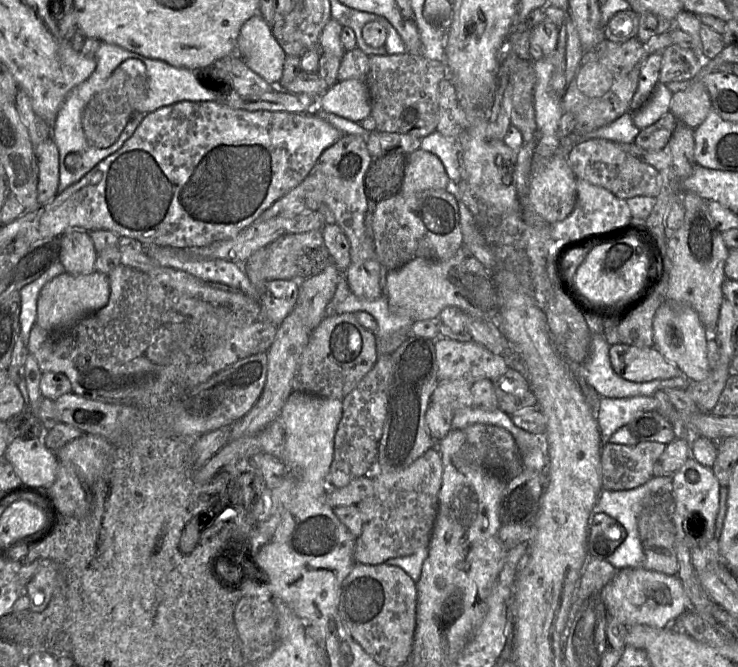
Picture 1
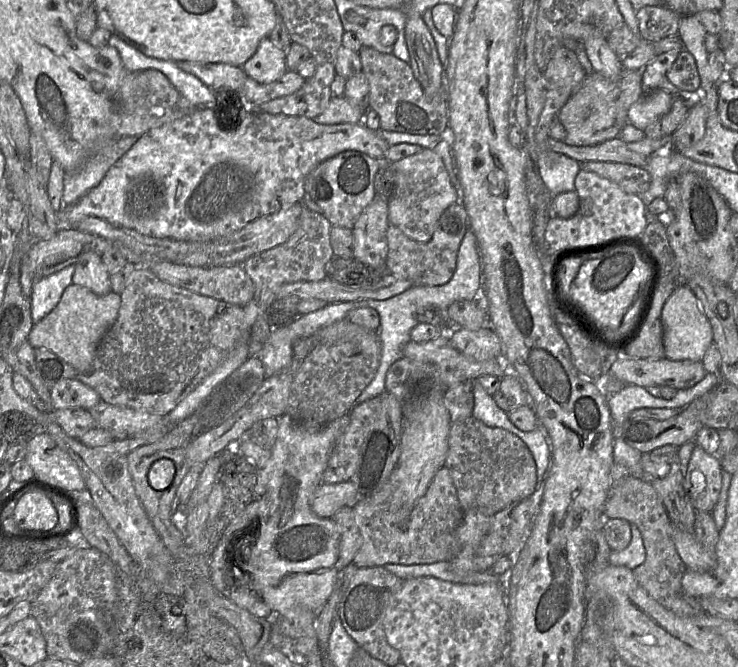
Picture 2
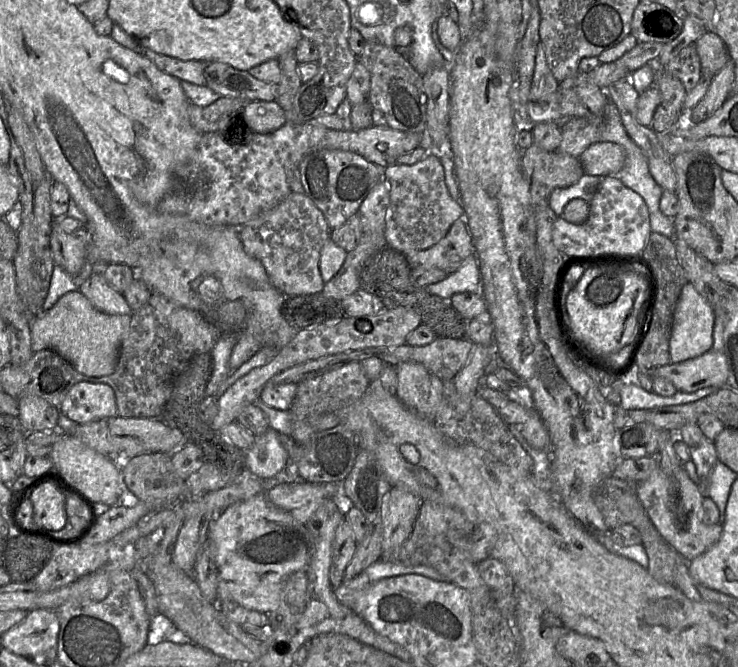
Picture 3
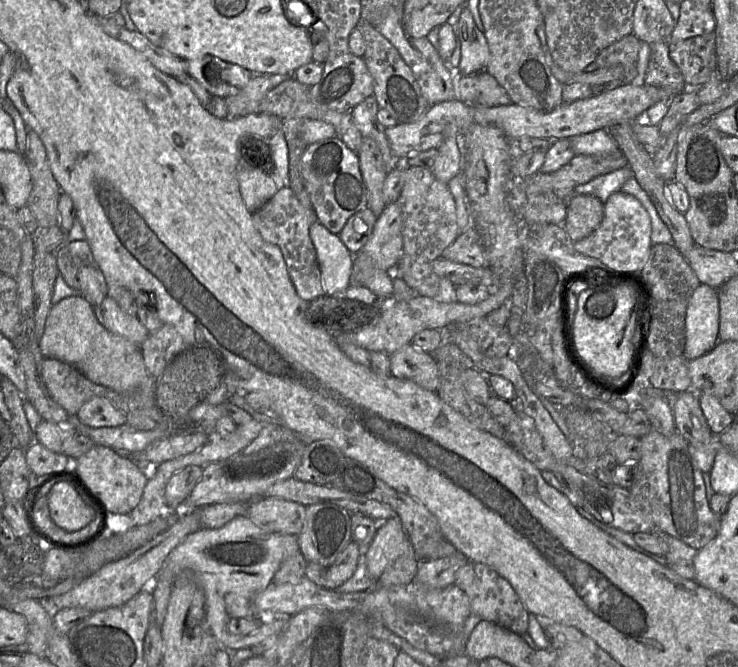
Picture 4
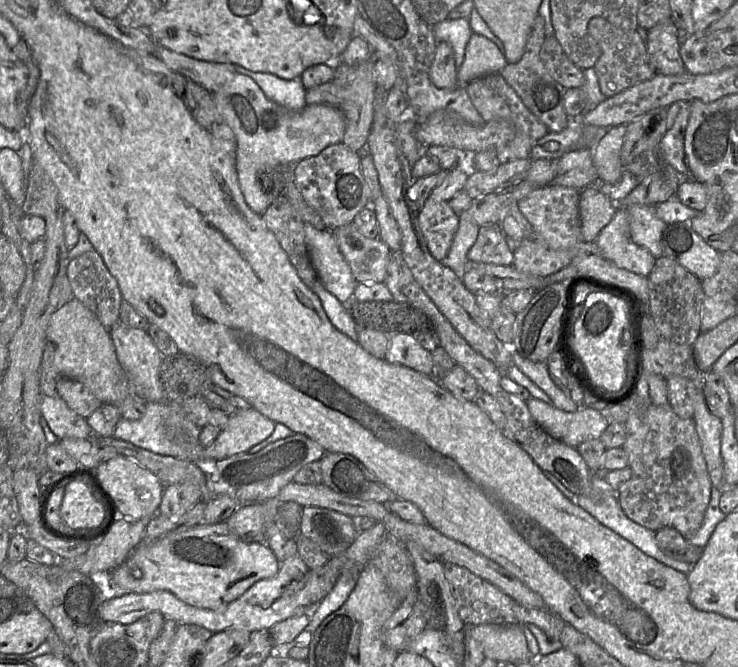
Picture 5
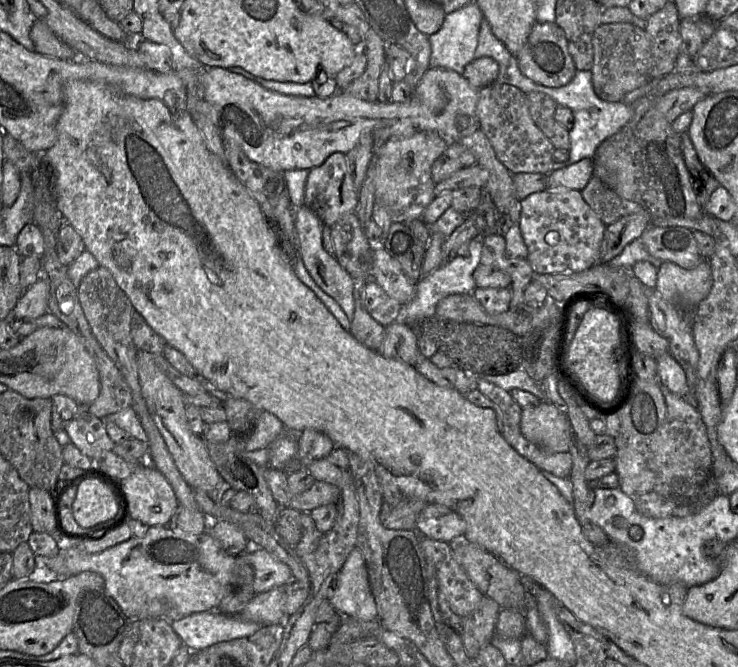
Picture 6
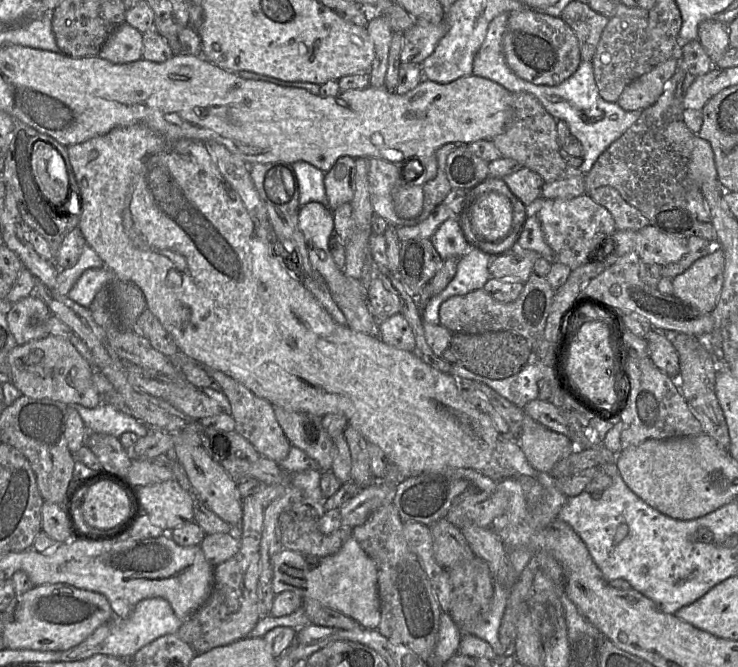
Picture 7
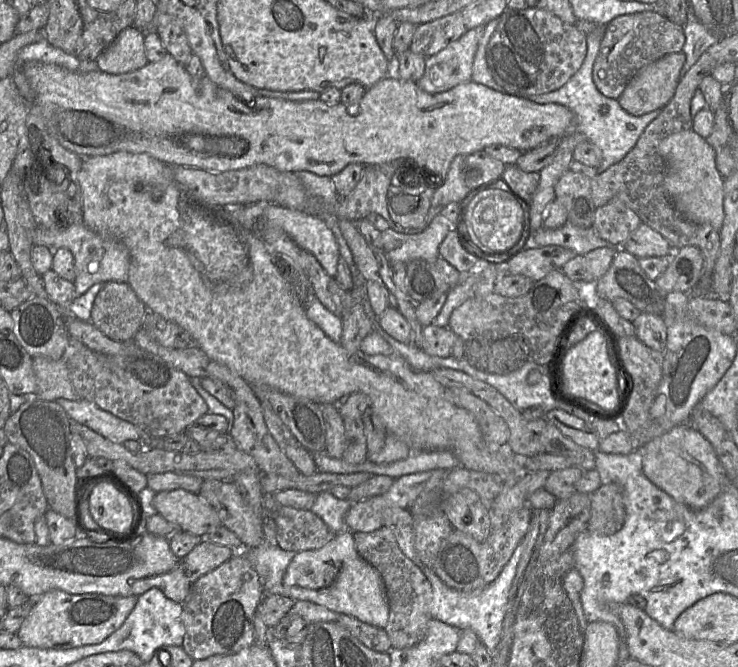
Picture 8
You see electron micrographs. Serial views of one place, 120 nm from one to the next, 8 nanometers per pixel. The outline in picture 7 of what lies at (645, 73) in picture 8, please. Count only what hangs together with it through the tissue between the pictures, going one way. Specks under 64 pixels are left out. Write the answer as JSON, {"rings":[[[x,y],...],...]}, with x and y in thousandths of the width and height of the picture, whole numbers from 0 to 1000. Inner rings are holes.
{"rings":[[[908,87],[862,117],[844,135],[836,151],[839,159],[848,166],[859,166],[885,157],[920,99],[921,90]]]}

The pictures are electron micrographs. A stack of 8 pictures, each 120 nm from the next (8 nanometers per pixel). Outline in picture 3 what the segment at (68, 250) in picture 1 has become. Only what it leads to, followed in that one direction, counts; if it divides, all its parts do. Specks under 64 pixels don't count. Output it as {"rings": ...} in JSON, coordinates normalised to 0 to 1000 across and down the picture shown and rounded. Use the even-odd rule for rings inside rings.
{"rings":[[[136,405],[115,420],[107,435],[134,466],[149,472],[178,472],[179,465],[165,439],[150,430]]]}

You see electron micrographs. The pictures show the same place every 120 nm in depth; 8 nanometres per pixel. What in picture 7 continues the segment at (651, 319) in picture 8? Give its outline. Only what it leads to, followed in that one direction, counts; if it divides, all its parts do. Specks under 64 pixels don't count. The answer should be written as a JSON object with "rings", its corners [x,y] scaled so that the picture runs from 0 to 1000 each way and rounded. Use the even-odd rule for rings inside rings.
{"rings":[[[883,493],[874,505],[879,537],[898,559],[919,571],[921,541],[905,501]]]}

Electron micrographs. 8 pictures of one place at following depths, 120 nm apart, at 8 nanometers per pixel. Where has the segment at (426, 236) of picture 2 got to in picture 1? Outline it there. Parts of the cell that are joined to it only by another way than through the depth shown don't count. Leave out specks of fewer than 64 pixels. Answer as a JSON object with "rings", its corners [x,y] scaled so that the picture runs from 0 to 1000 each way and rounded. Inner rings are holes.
{"rings":[[[572,223],[551,231],[547,264],[539,289],[556,294],[581,283],[606,285],[610,268],[598,240]]]}

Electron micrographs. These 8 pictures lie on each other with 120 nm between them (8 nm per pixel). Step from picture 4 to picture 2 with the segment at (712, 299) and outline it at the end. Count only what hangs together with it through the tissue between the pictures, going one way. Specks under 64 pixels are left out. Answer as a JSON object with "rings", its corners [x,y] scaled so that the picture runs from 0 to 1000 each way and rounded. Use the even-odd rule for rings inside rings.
{"rings":[[[920,426],[902,451],[896,472],[901,535],[912,541],[951,541],[966,513],[963,487],[931,426]]]}

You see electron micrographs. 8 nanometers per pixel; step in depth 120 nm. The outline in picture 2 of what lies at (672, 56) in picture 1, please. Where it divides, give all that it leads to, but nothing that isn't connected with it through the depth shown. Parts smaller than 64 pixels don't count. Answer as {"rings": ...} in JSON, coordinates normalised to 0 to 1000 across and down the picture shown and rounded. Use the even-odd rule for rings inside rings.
{"rings":[[[928,72],[920,76],[902,115],[917,130],[920,141],[942,141],[949,135],[950,121],[943,91]]]}

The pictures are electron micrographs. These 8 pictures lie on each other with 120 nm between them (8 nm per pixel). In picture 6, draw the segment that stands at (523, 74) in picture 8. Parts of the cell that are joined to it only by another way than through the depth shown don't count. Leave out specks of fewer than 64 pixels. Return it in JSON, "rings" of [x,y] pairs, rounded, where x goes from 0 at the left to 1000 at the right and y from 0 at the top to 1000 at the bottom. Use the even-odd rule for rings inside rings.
{"rings":[[[728,33],[722,37],[713,66],[699,84],[707,109],[736,129],[756,132],[770,126],[780,111],[778,91],[770,76],[766,48],[752,33]]]}

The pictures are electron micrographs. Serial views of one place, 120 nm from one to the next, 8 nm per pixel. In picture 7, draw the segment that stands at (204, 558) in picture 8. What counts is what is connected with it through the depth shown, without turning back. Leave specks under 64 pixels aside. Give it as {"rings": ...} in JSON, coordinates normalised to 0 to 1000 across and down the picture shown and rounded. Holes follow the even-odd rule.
{"rings":[[[322,796],[278,802],[271,816],[279,840],[289,849],[314,837],[325,822]]]}

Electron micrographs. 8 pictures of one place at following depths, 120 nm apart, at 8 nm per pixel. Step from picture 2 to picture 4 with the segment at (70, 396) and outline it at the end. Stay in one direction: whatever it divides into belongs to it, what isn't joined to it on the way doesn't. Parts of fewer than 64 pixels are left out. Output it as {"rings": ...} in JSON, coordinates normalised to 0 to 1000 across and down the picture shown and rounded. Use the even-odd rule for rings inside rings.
{"rings":[[[141,595],[123,597],[103,621],[112,636],[127,642],[169,637],[171,622]]]}

